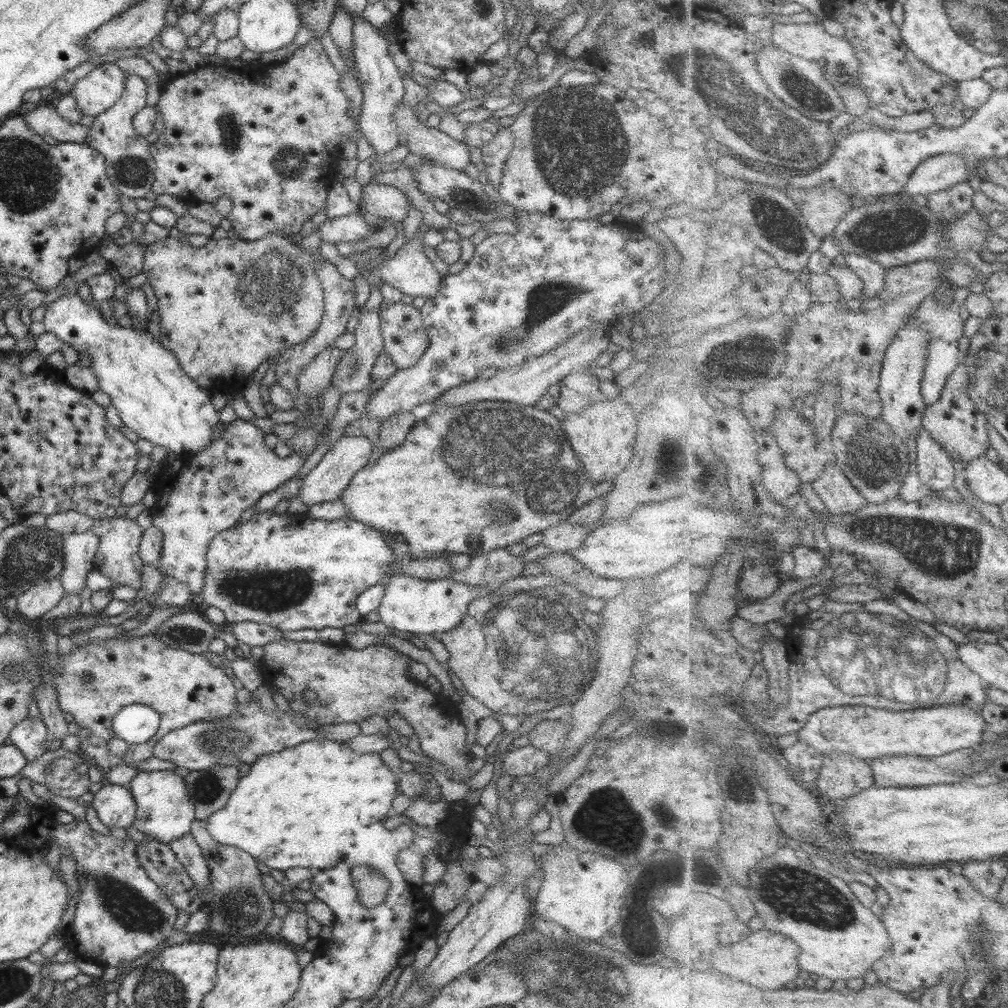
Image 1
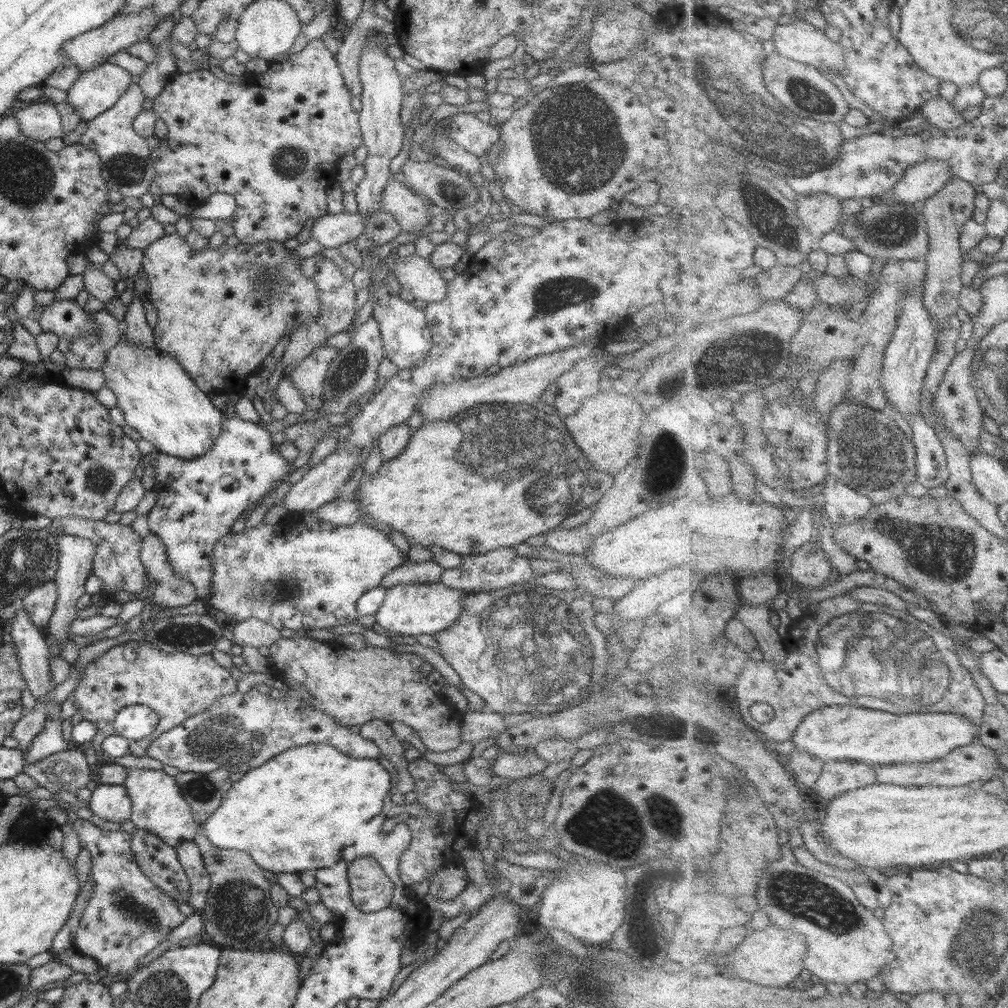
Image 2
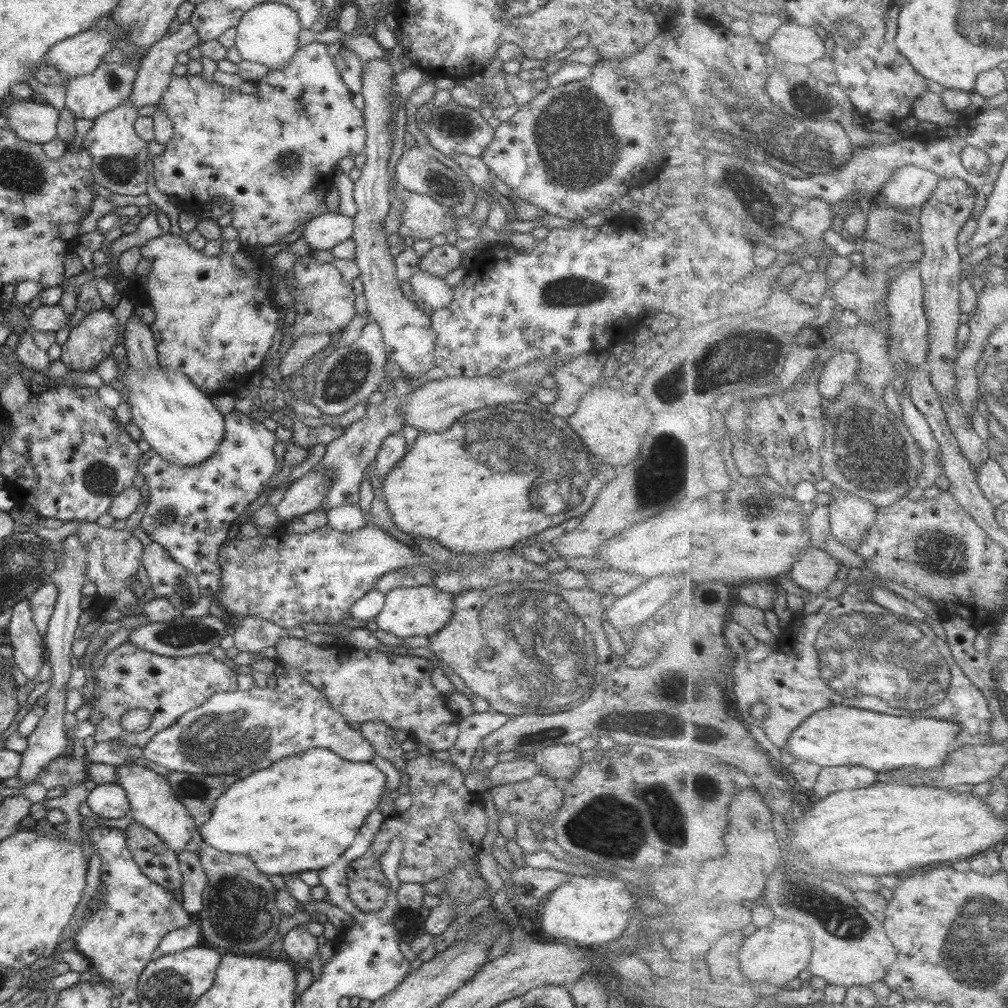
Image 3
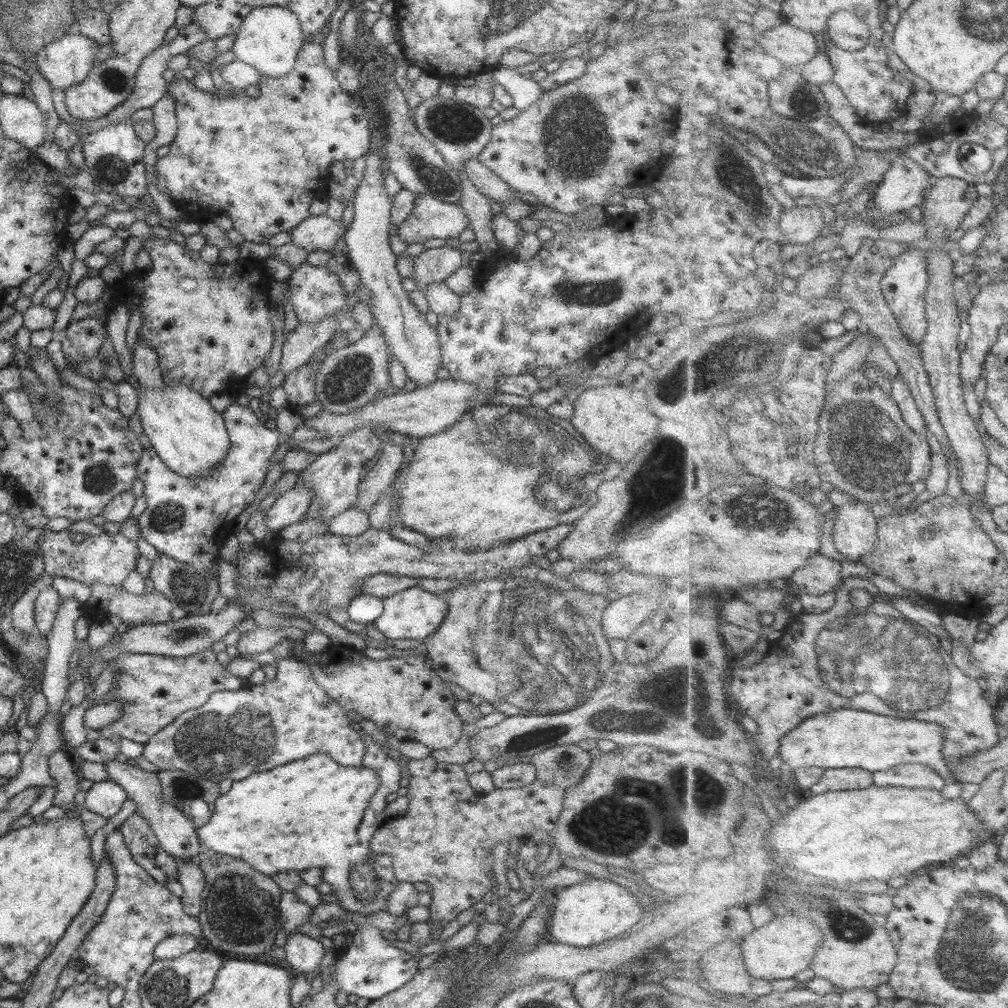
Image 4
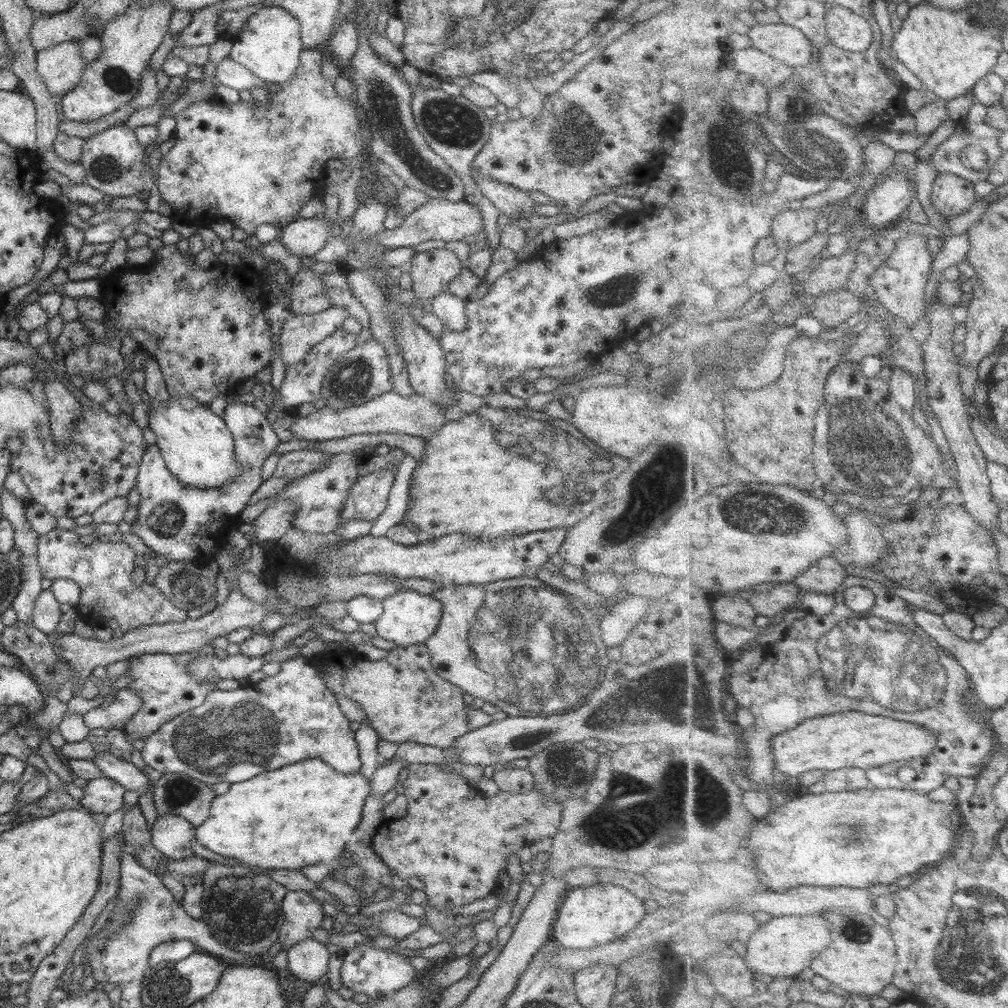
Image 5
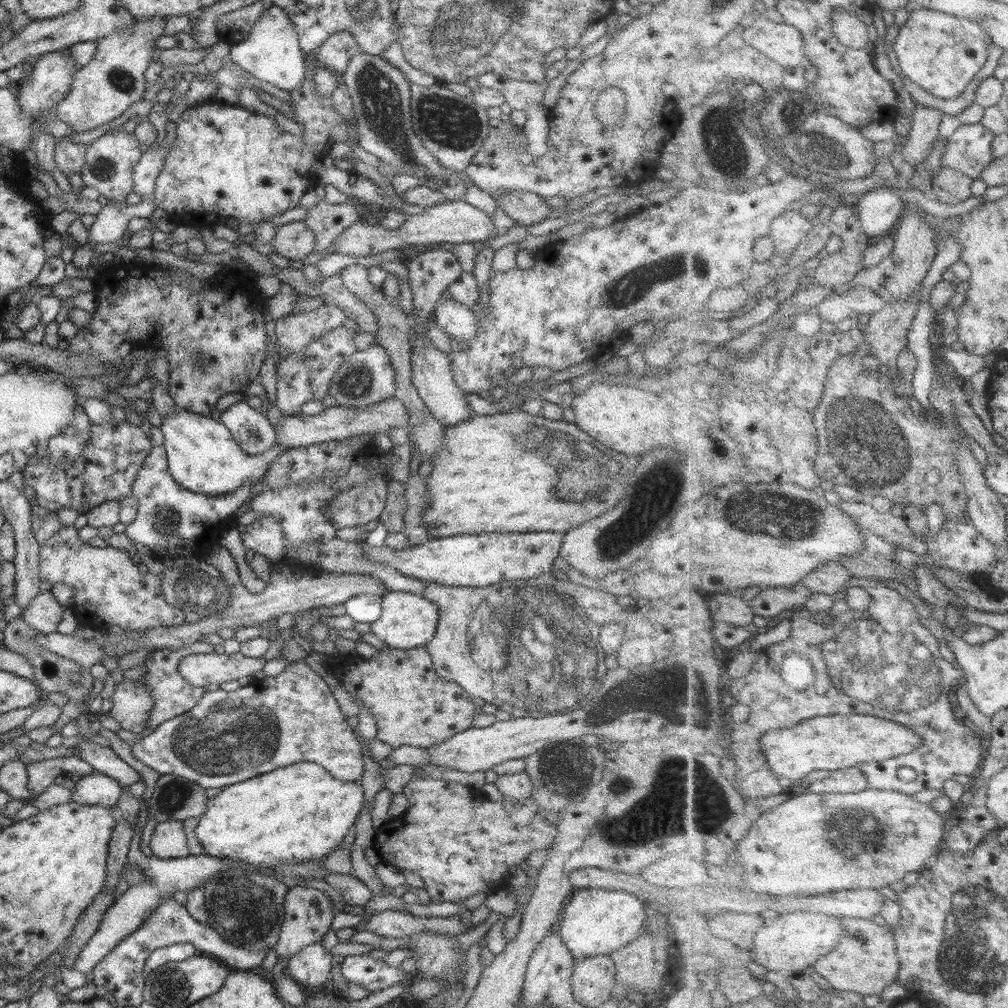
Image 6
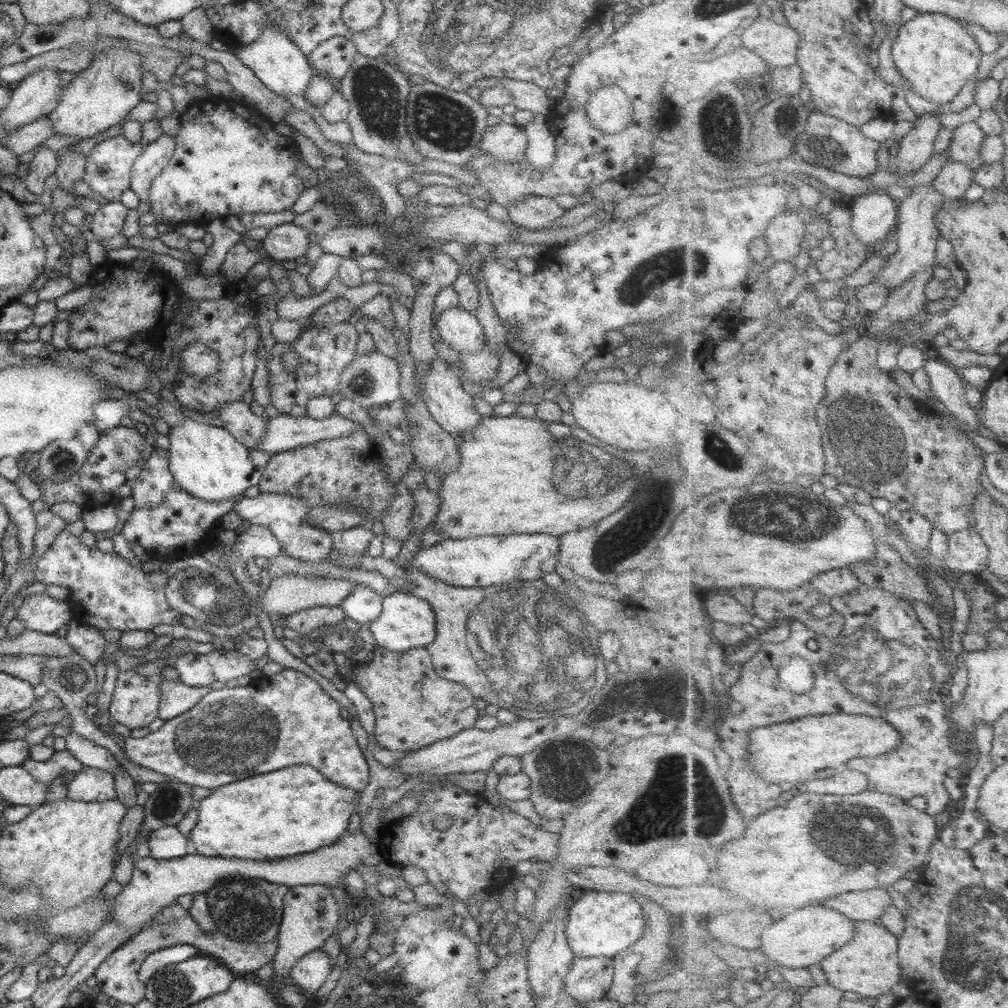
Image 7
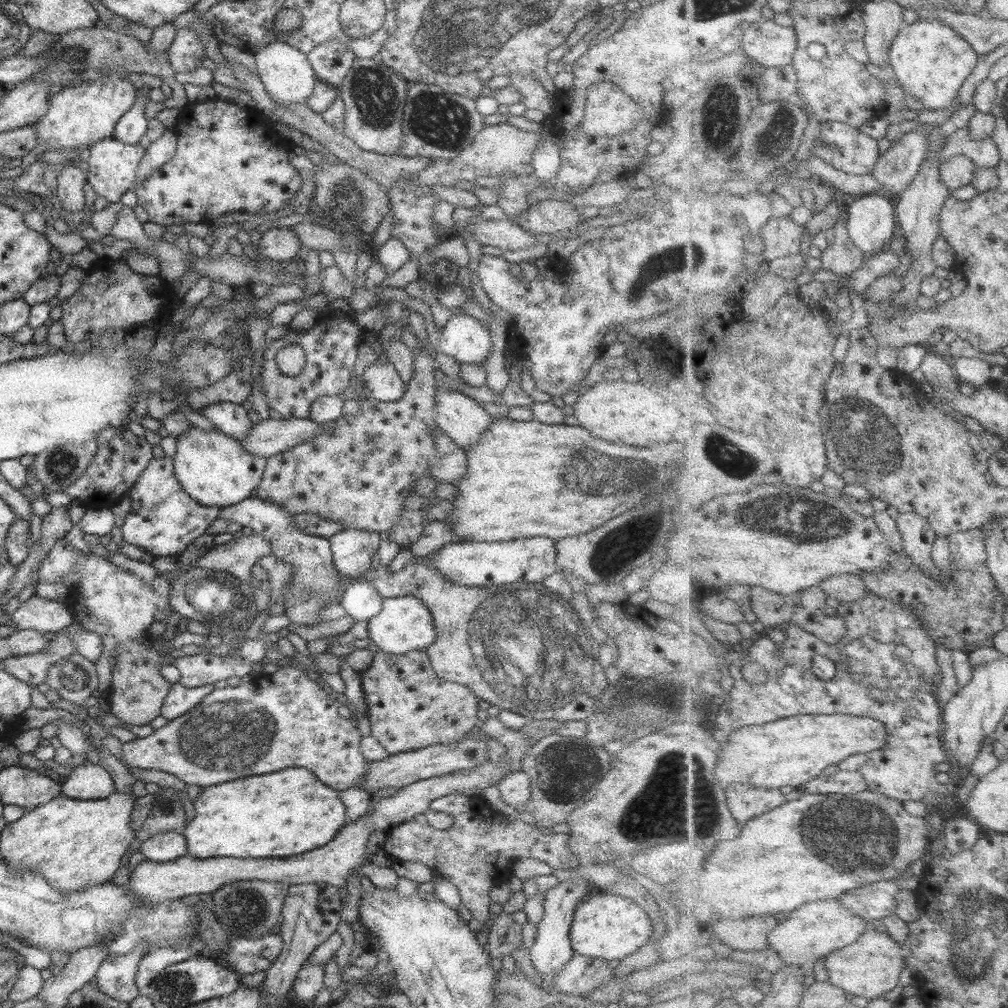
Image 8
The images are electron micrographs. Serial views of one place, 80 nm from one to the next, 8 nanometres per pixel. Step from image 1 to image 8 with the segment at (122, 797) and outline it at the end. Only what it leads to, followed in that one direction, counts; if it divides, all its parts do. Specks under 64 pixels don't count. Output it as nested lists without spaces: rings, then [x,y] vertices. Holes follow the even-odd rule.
[[[87,761],[74,768],[68,779],[61,784],[61,795],[73,800],[101,800],[111,796],[114,792],[116,792],[115,785],[110,773],[104,770],[102,765]]]

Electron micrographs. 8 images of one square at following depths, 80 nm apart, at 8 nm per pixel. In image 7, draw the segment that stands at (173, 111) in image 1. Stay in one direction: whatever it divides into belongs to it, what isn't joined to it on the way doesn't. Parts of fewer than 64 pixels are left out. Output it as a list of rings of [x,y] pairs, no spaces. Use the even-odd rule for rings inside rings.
[[[224,98],[192,102],[179,116],[179,131],[168,166],[148,191],[156,224],[199,225],[243,214],[290,210],[304,192],[296,174],[303,155],[296,142],[276,133],[275,123],[253,106]]]

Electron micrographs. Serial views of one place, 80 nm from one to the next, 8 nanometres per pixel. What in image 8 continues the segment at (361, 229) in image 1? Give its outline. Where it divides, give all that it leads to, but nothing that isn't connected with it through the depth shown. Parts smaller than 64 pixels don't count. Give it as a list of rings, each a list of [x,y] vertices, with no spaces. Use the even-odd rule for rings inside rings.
[[[288,227],[272,228],[262,234],[259,252],[274,262],[290,262],[303,249],[298,236]]]

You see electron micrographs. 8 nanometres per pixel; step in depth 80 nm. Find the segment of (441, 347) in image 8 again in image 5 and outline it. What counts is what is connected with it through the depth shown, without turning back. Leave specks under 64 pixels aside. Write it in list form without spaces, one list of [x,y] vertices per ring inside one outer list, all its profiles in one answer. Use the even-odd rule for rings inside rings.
[[[448,290],[438,293],[432,300],[431,312],[438,316],[444,328],[452,332],[464,332],[468,328],[464,299],[454,296]]]

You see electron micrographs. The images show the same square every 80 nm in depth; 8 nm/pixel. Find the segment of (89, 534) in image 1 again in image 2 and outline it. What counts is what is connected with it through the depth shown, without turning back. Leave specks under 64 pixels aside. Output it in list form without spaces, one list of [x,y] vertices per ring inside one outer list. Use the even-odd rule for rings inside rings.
[[[60,535],[57,537],[59,544],[59,569],[53,578],[58,587],[59,597],[57,598],[56,608],[53,615],[44,630],[48,642],[53,649],[53,653],[60,656],[64,642],[72,640],[68,637],[68,627],[74,619],[78,617],[76,613],[76,601],[85,593],[88,577],[93,572],[93,560],[95,557],[95,544],[86,537],[77,537],[74,535]]]

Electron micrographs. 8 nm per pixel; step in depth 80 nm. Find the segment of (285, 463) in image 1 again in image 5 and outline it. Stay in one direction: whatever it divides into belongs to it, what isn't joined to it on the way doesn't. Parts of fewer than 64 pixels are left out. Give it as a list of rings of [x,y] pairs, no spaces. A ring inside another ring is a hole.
[[[240,401],[229,404],[224,411],[225,425],[232,433],[234,441],[234,453],[236,453],[236,461],[241,466],[241,474],[233,476],[229,483],[219,486],[217,489],[199,489],[188,487],[187,484],[177,480],[166,466],[162,459],[160,449],[151,444],[146,447],[146,452],[142,456],[141,464],[139,465],[139,473],[137,476],[138,492],[141,494],[139,502],[138,515],[135,521],[131,524],[131,530],[142,538],[145,544],[150,548],[176,548],[176,536],[182,536],[186,532],[186,538],[192,536],[204,536],[204,532],[210,534],[210,530],[222,530],[226,526],[226,522],[230,518],[236,518],[242,510],[246,508],[252,494],[262,486],[262,465],[265,460],[277,449],[281,443],[280,439],[274,433],[272,425],[268,423],[268,419],[260,411],[256,410],[252,405],[246,405]]]

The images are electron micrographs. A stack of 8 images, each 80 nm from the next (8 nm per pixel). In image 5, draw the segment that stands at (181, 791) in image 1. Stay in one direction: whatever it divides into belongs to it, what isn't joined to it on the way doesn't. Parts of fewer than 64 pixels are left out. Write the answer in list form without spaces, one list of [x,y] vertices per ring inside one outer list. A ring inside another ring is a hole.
[[[111,751],[101,752],[93,758],[94,764],[110,780],[115,780],[126,791],[138,792],[143,795],[150,789],[150,780],[144,772],[136,767],[134,762],[115,757]],[[168,813],[158,815],[151,828],[154,848],[173,860],[192,857],[195,827],[183,816]]]

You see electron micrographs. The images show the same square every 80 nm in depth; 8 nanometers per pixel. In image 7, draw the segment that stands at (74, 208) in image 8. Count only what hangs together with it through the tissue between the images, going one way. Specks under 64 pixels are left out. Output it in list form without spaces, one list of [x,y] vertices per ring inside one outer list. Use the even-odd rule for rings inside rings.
[[[63,148],[60,150],[60,157],[57,160],[56,177],[59,180],[60,190],[68,192],[74,196],[74,200],[80,200],[74,191],[74,184],[83,180],[85,172],[86,157],[71,149]]]

